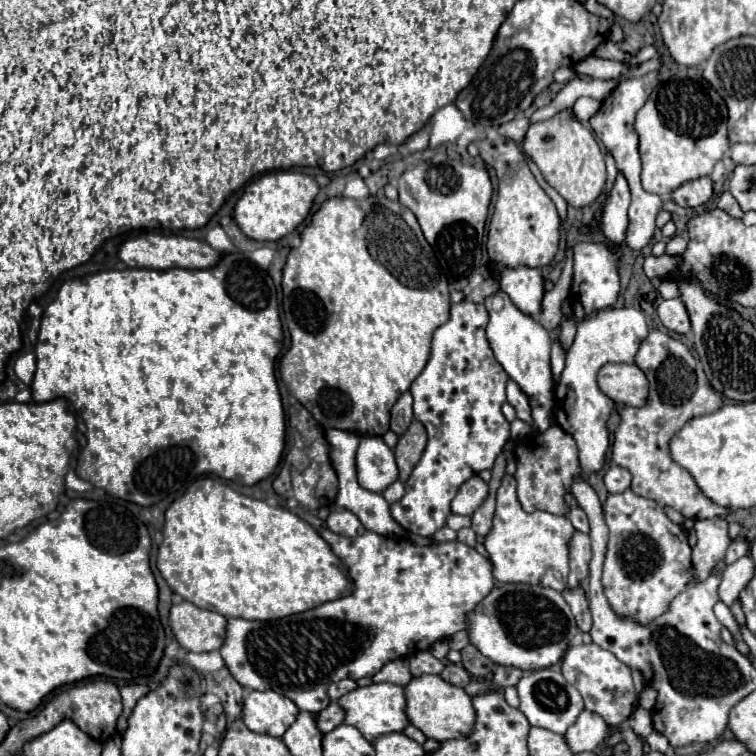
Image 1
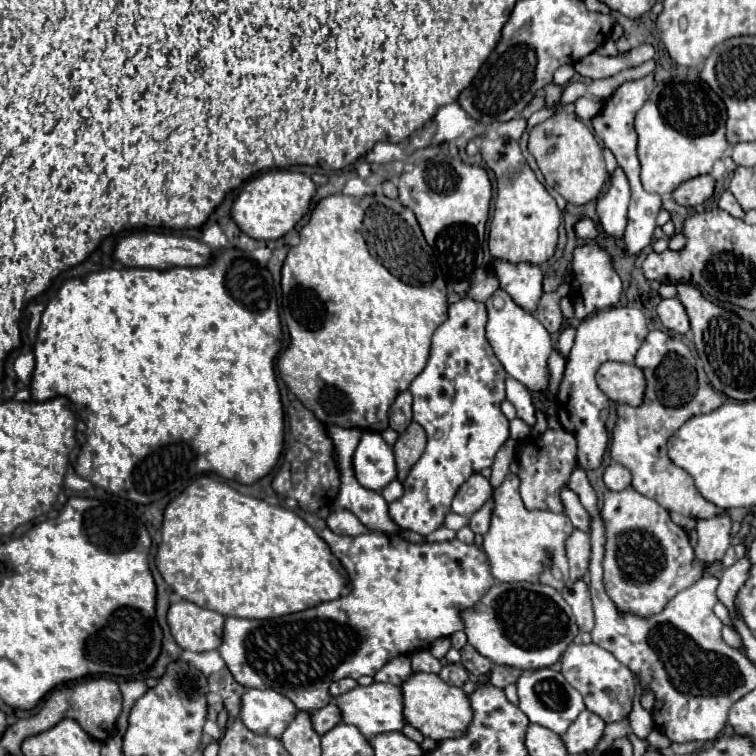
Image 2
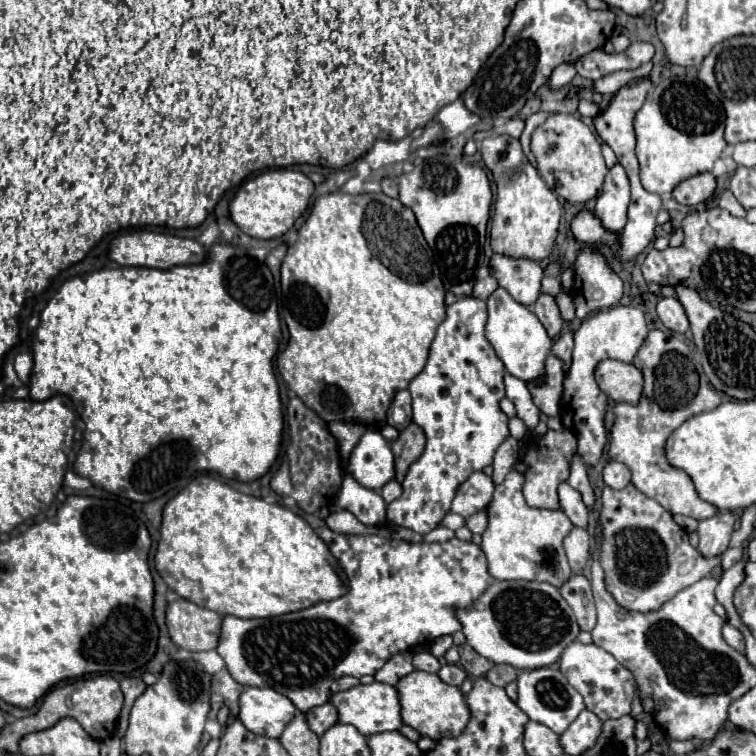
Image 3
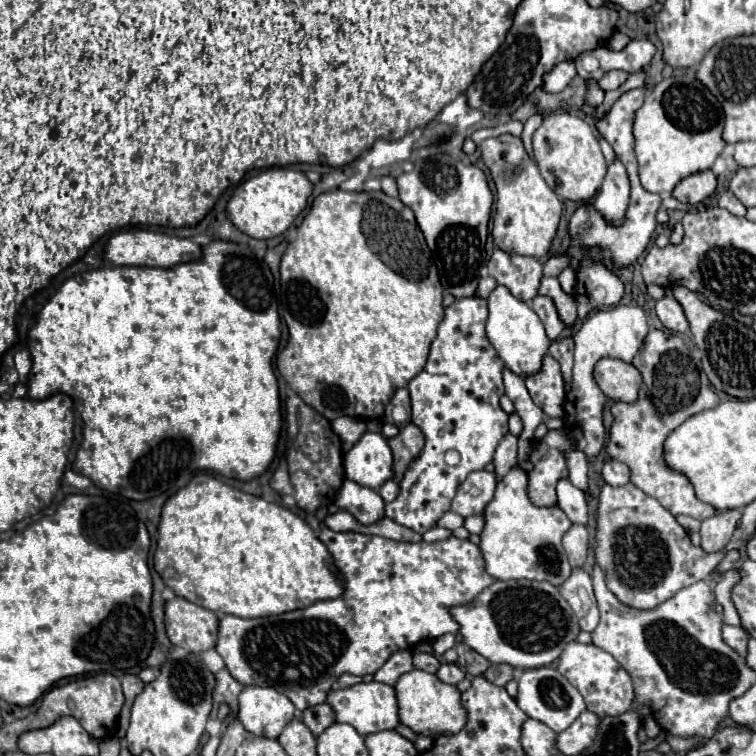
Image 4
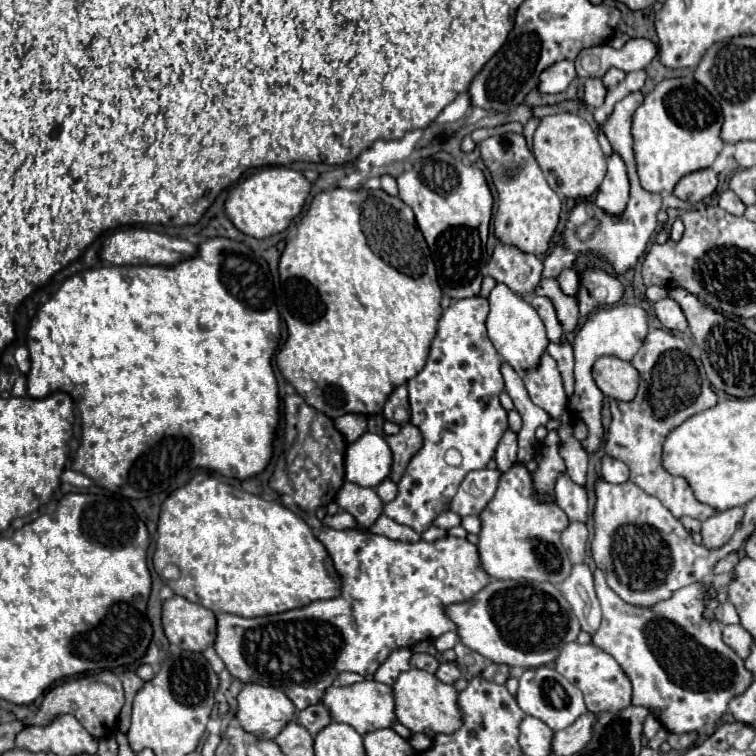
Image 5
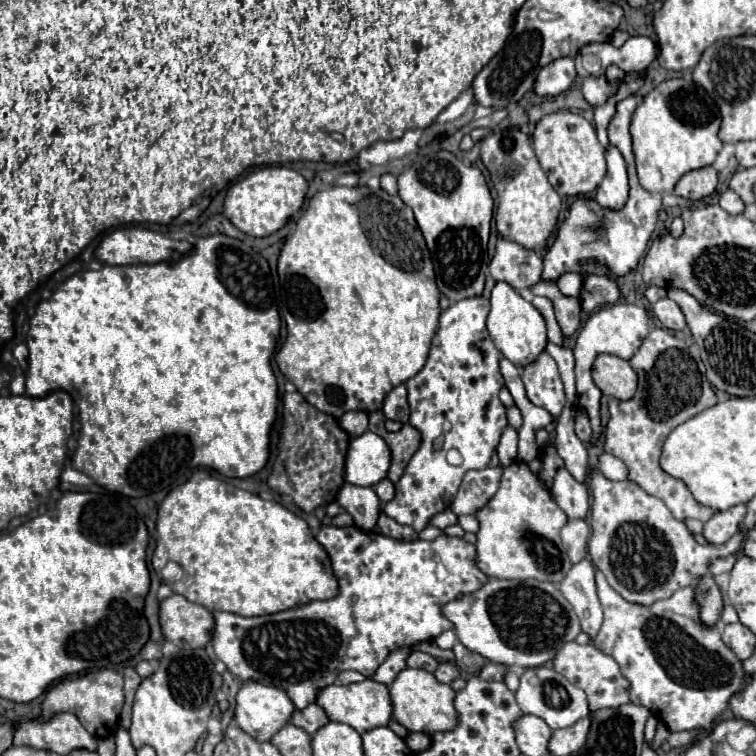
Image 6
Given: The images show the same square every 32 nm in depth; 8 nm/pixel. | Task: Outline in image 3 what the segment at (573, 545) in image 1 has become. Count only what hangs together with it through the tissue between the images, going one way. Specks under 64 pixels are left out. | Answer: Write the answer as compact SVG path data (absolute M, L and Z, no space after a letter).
M574 526L568 536L564 538L564 550L568 554L568 562L572 568L572 574L582 572L588 560L588 550L590 550L590 534L584 528Z

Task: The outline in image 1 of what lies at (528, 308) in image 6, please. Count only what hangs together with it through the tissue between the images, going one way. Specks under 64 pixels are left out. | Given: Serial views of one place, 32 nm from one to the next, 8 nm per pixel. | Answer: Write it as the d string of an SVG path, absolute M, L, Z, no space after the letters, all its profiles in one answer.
M502 290L486 298L486 310L490 322L486 326L488 342L494 350L496 360L502 364L506 374L516 380L532 400L532 428L544 432L550 426L550 408L552 408L552 374L550 374L550 334L542 328L530 314L524 314L514 306L510 296Z

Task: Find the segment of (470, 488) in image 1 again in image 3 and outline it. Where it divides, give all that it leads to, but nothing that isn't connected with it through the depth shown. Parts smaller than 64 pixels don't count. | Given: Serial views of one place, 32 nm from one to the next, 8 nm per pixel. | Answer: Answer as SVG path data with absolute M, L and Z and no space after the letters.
M472 472L464 484L460 484L454 500L452 500L452 512L468 518L472 514L482 512L494 494L494 482L492 476L484 472Z

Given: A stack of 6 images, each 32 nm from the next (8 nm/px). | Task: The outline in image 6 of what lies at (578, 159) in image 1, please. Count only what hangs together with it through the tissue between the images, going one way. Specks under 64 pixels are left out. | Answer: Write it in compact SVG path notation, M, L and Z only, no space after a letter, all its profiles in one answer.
M560 110L544 116L534 128L532 144L542 170L546 172L550 184L560 196L586 196L596 190L596 186L604 178L604 148L598 142L594 126L580 114Z

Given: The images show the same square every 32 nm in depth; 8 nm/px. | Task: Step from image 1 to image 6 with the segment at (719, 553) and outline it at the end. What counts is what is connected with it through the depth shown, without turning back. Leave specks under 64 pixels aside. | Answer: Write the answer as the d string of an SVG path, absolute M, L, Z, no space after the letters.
M746 504L732 506L730 510L716 512L706 524L704 524L704 536L710 544L724 544L728 542L740 528L740 522L746 516Z

